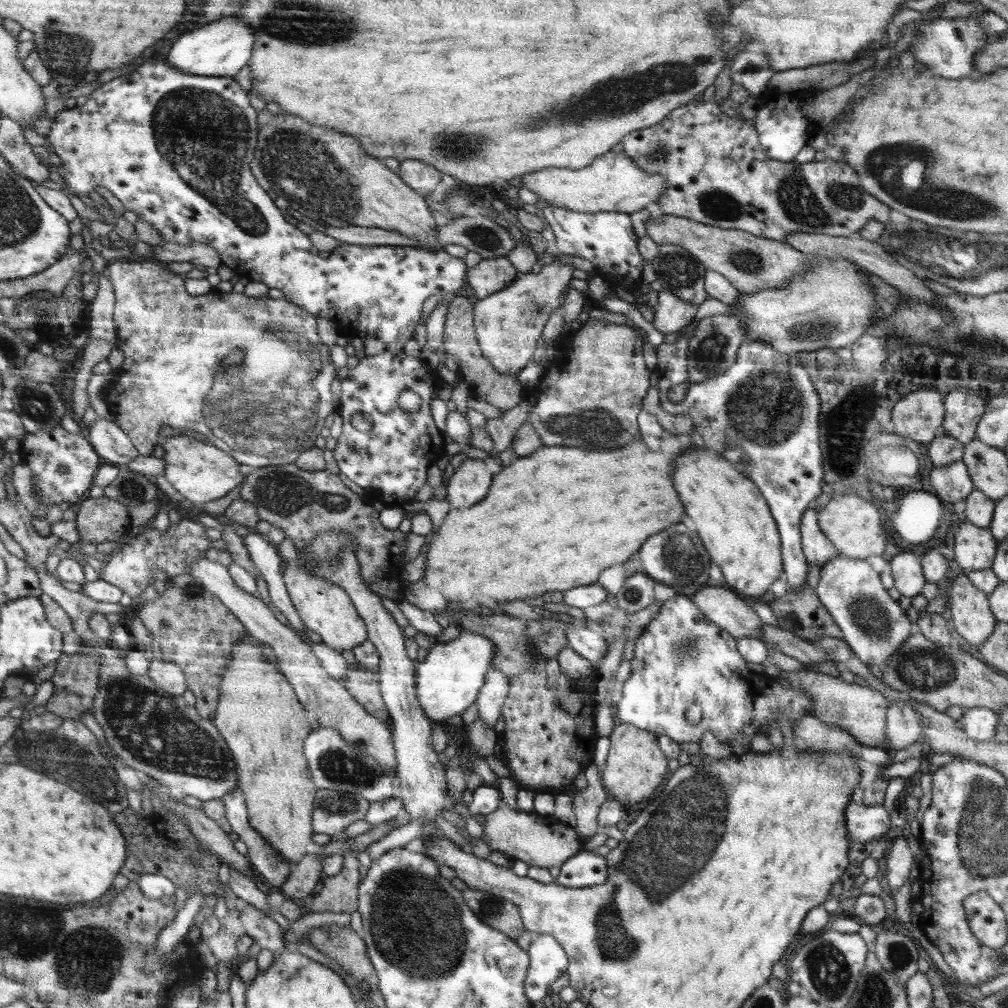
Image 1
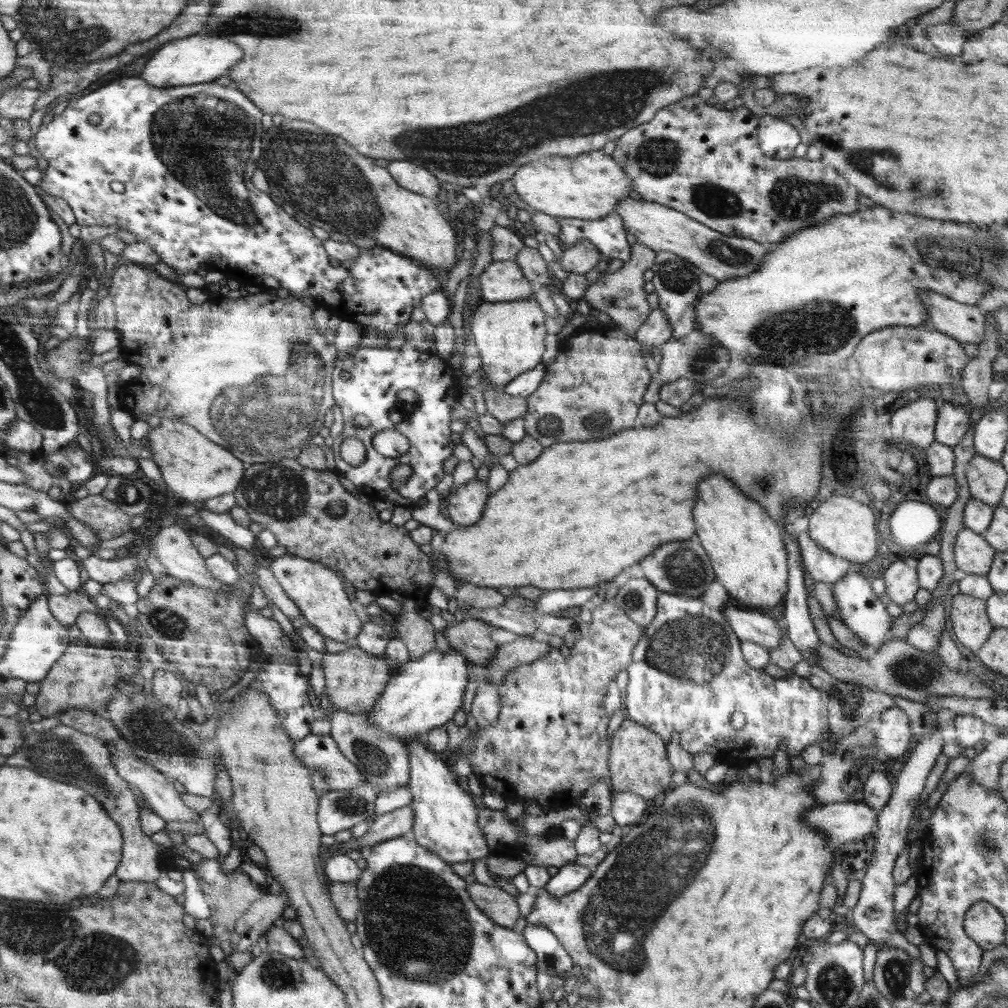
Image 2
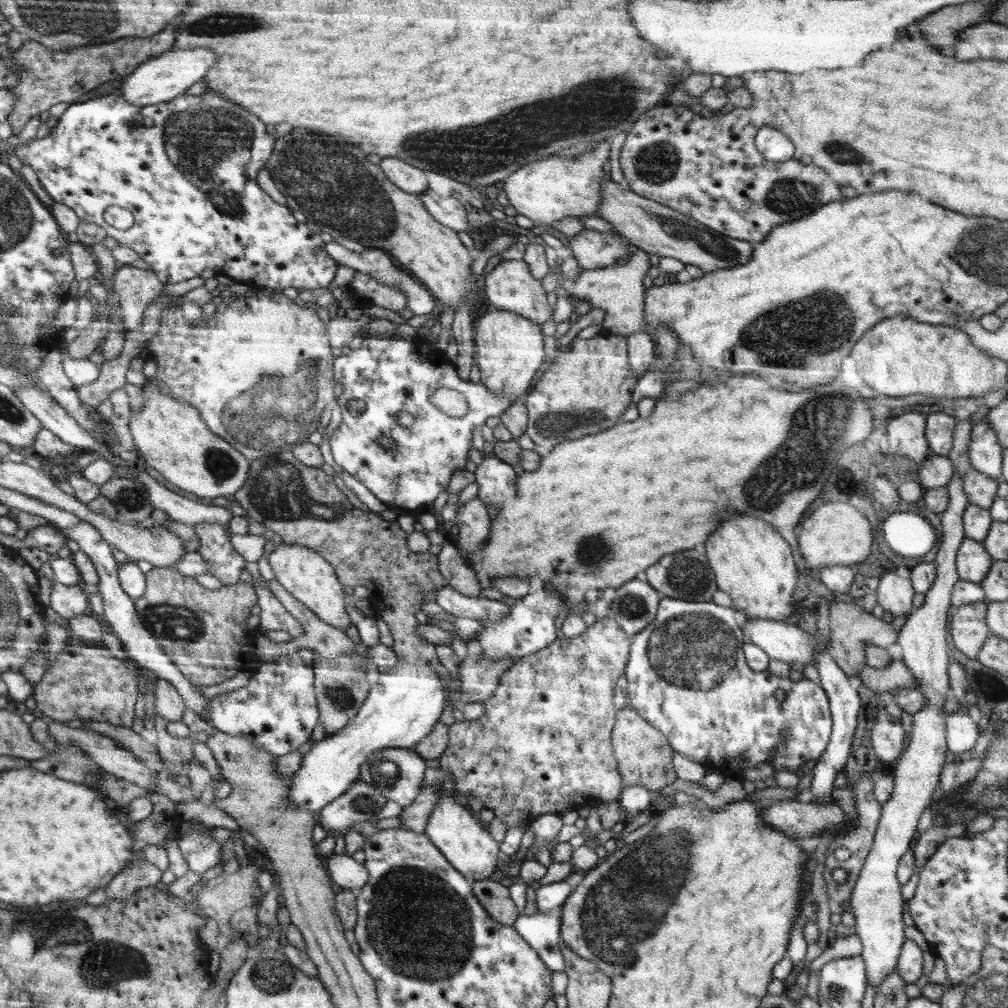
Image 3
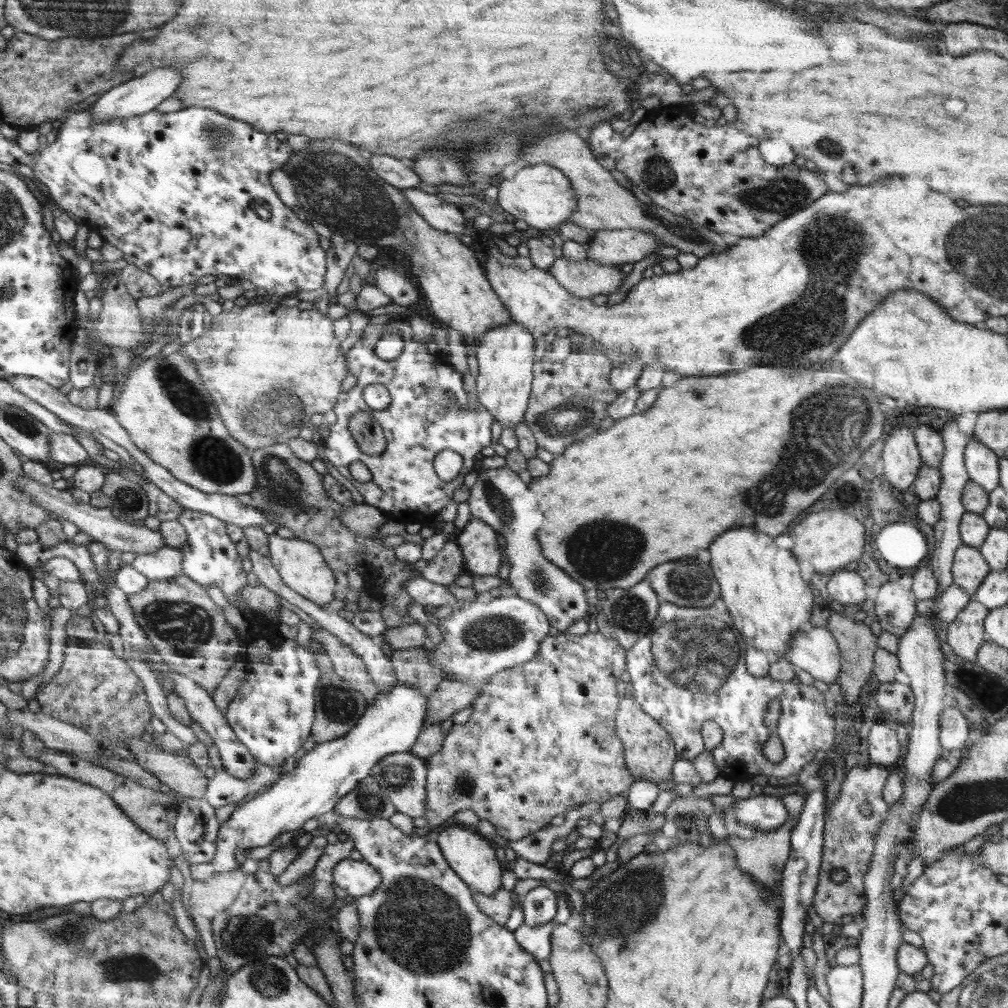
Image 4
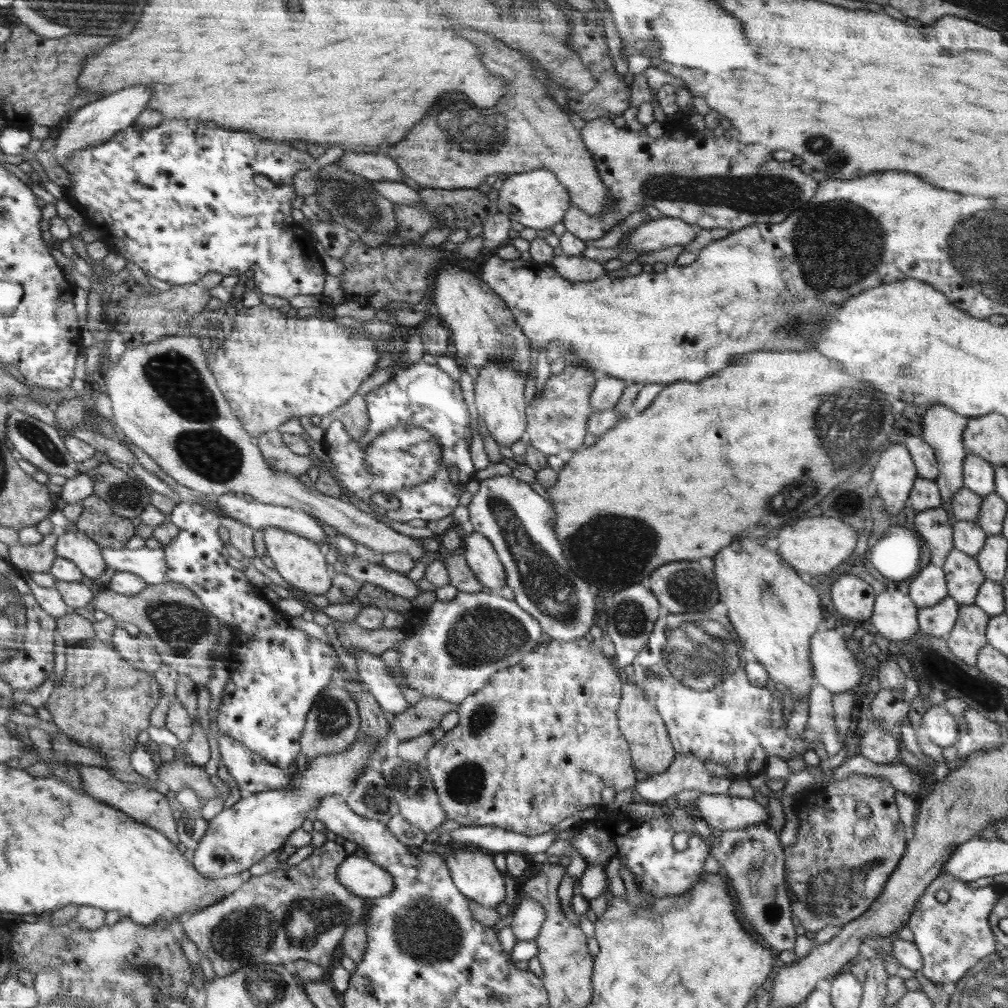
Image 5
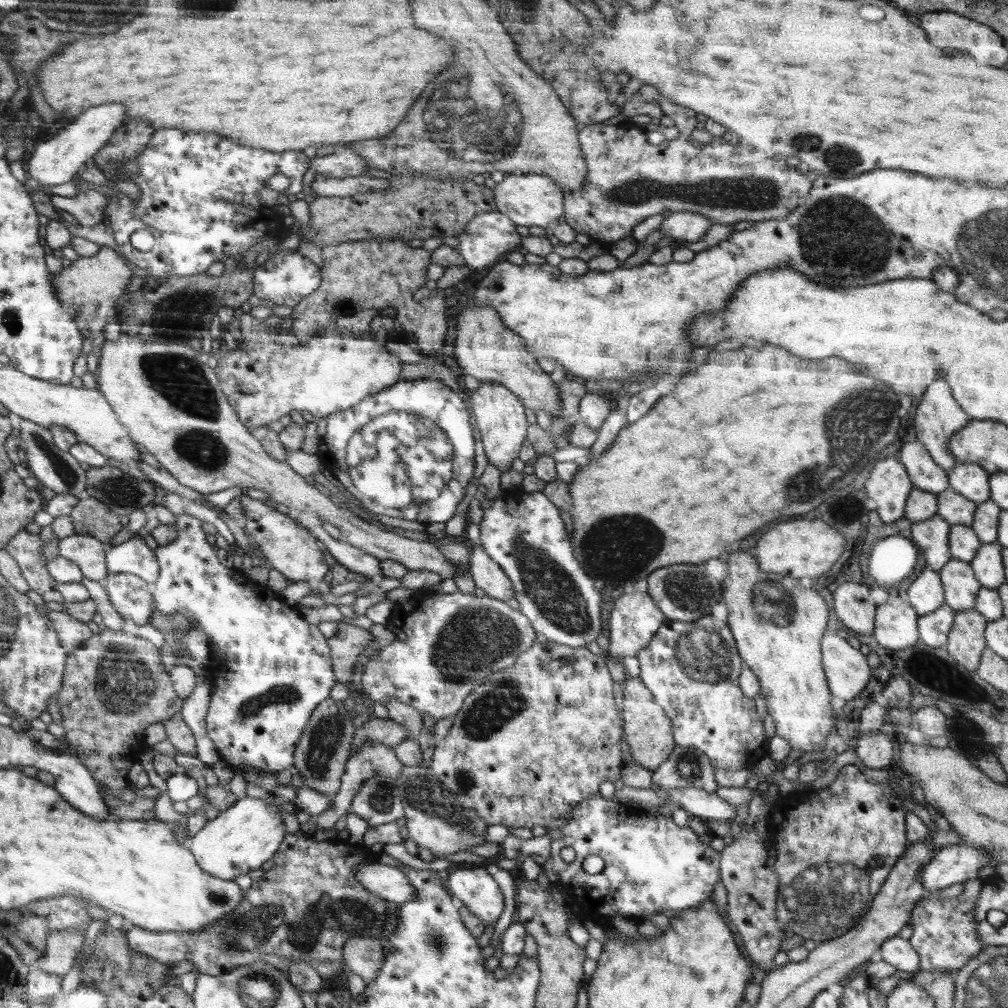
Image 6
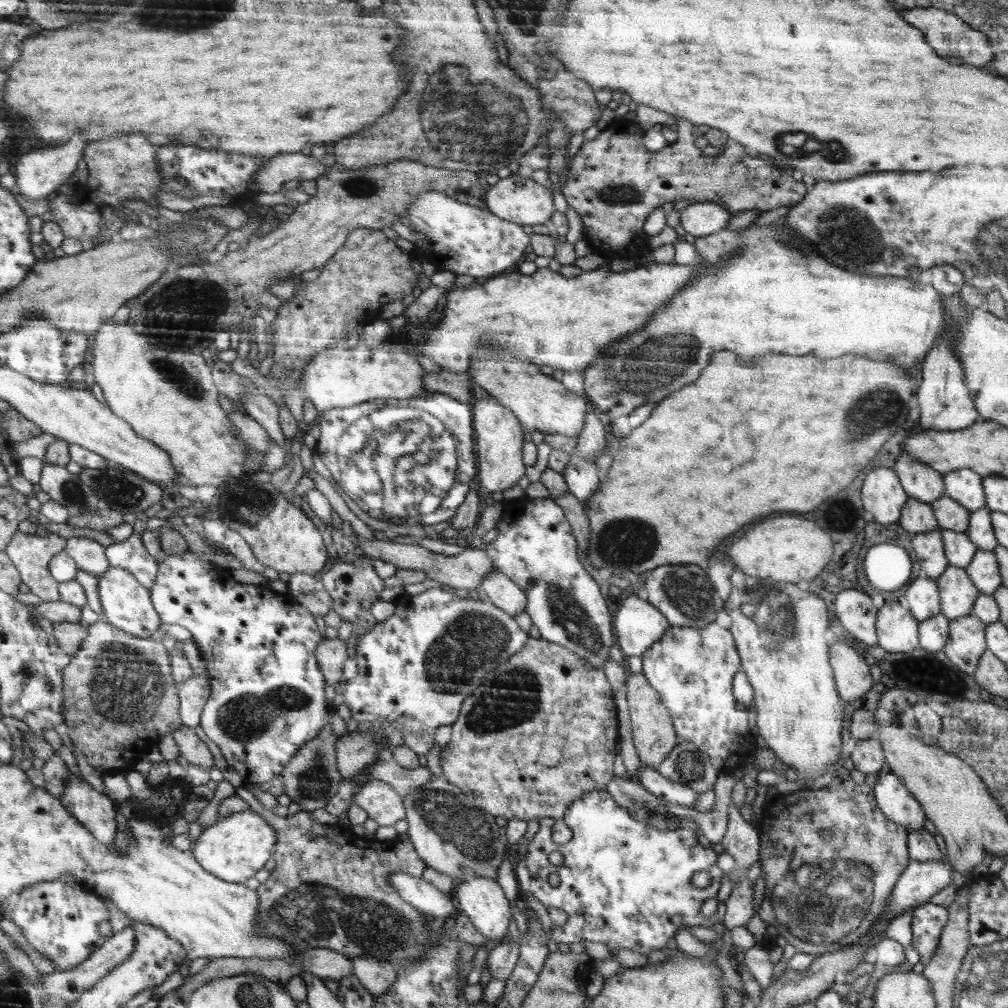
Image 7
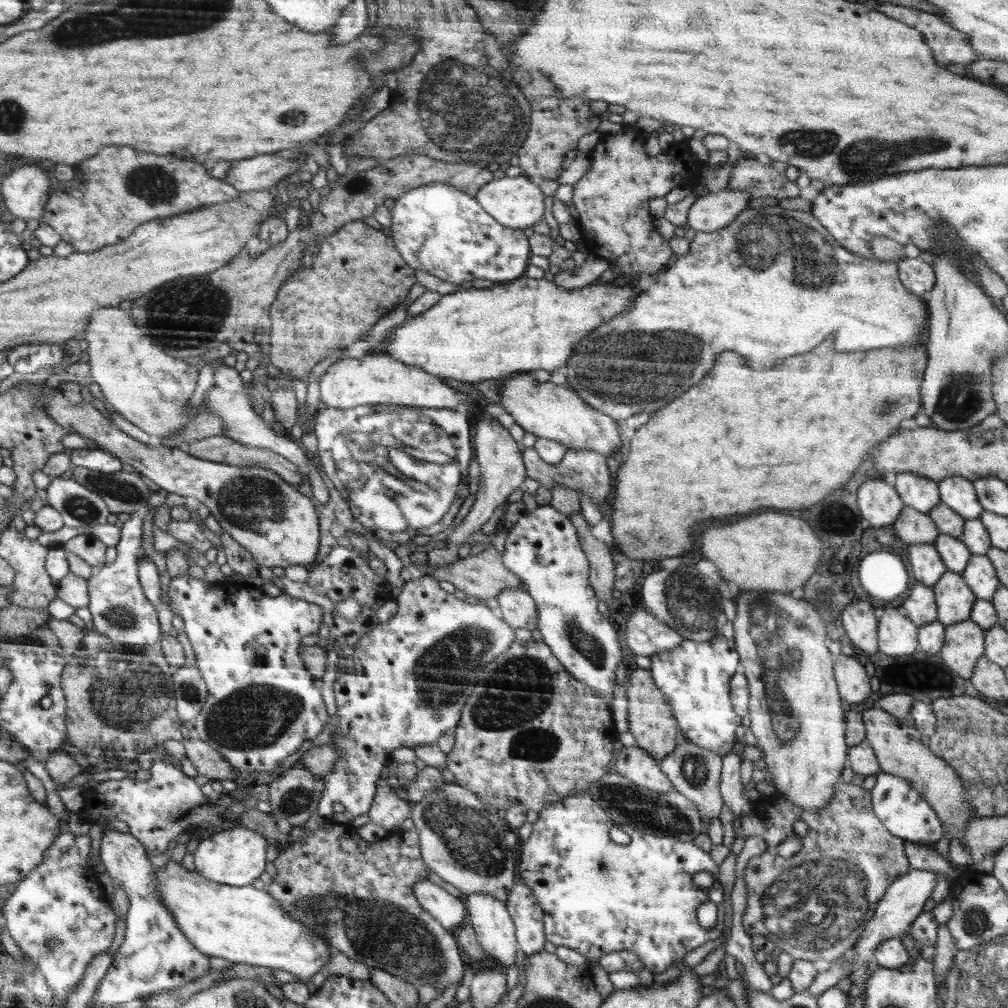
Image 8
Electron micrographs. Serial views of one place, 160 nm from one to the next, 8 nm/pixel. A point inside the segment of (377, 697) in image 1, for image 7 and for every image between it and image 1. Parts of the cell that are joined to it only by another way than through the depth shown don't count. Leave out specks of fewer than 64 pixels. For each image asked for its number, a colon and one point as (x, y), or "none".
2: (354, 679)
3: (341, 685)
4: (339, 706)
5: (332, 725)
6: (322, 753)
7: (312, 778)

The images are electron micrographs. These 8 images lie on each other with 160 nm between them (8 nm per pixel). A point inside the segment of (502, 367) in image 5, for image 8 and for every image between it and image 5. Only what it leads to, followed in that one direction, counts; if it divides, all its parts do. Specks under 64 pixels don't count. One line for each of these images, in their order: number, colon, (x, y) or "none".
6: (500, 419)
7: (499, 434)
8: (501, 470)

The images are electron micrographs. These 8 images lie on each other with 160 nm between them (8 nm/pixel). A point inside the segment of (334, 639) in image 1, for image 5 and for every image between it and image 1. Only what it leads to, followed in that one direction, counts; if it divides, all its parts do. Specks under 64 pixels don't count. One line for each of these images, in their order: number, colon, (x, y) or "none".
2: (318, 593)
3: (308, 576)
4: (298, 562)
5: (298, 560)

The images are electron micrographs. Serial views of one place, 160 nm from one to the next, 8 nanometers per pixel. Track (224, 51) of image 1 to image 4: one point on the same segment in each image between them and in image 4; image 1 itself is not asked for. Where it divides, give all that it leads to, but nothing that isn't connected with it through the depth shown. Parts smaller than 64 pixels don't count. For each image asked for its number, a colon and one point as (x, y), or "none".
2: (196, 59)
3: (163, 78)
4: (143, 93)

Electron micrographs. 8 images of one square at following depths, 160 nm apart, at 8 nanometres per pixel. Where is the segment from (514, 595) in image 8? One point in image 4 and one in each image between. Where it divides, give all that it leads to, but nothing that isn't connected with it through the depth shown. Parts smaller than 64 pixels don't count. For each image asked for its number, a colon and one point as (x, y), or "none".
4: (477, 541)
5: (481, 556)
6: (487, 574)
7: (502, 591)

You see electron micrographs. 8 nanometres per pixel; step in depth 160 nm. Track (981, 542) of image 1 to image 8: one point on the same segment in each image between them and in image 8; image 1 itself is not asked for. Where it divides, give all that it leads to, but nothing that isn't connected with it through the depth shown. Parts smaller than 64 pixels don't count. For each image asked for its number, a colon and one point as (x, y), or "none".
2: (973, 555)
3: (973, 562)
4: (969, 569)
5: (962, 572)
6: (961, 586)
7: (957, 593)
8: (954, 600)

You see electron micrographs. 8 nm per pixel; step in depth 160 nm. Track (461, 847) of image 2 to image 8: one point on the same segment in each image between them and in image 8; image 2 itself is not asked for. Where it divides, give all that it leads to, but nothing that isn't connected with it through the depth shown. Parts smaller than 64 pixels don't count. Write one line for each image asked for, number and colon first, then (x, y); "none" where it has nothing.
3: (453, 827)
4: (473, 860)
5: (474, 874)
6: (471, 886)
7: (481, 899)
8: (490, 919)

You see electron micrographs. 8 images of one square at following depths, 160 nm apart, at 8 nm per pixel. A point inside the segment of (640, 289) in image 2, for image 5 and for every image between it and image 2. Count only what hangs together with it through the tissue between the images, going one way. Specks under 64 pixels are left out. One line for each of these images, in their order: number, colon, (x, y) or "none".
3: (618, 289)
4: (587, 278)
5: (578, 268)

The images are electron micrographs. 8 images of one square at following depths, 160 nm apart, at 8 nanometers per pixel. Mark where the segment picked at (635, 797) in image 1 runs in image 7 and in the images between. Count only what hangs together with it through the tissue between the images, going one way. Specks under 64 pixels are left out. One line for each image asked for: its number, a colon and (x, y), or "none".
2: (640, 765)
3: (646, 754)
4: (652, 752)
5: (652, 749)
6: (649, 734)
7: (654, 736)

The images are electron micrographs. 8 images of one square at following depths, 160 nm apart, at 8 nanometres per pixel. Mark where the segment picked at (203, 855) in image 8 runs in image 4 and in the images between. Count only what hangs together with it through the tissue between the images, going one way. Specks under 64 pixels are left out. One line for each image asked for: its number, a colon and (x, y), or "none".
4: (324, 775)
5: (253, 827)
6: (242, 837)
7: (238, 845)

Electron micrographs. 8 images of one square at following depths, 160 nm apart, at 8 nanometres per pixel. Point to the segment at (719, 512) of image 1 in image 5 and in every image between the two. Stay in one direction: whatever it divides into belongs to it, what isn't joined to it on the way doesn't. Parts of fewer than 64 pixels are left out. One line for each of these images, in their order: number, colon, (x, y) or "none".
2: (751, 560)
3: (754, 565)
4: (761, 585)
5: (776, 614)

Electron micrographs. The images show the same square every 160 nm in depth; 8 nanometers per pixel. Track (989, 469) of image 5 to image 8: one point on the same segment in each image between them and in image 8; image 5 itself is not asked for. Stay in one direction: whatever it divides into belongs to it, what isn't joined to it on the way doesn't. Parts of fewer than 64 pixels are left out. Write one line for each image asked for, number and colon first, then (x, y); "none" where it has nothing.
6: (970, 480)
7: (965, 486)
8: (956, 492)

